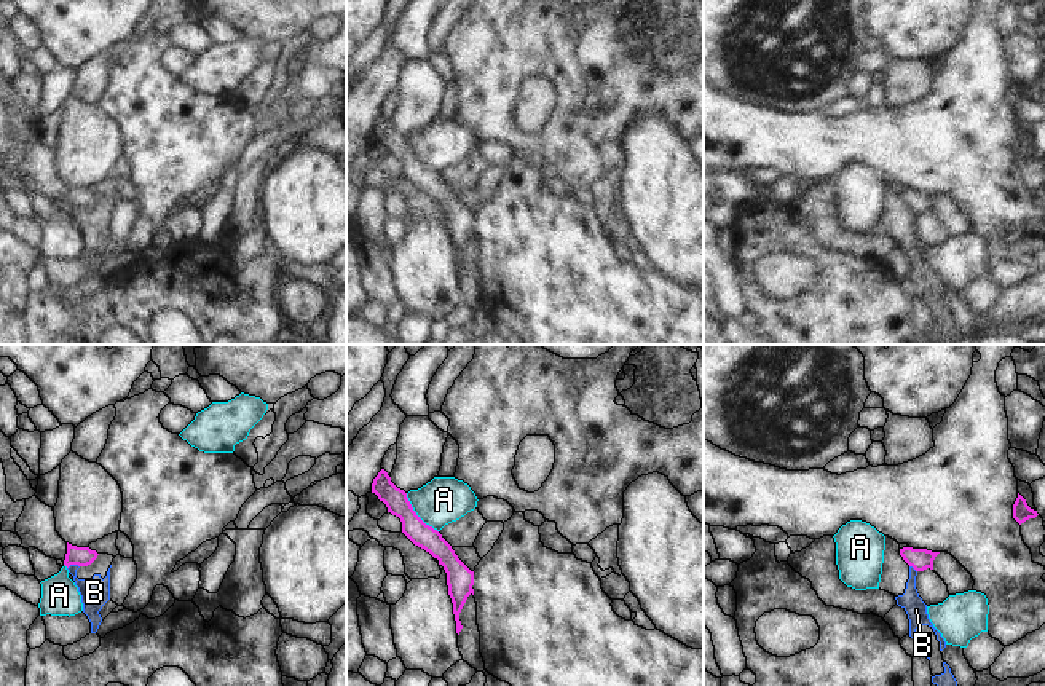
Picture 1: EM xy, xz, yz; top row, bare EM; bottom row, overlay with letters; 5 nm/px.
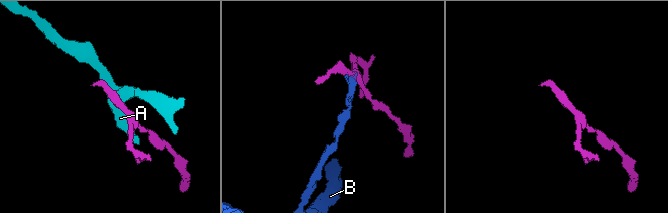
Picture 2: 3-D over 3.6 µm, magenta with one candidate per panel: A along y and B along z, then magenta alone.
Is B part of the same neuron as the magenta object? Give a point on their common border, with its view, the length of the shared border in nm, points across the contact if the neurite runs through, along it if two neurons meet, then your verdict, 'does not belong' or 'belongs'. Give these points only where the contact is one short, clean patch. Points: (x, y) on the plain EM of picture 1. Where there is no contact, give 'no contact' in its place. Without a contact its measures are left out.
contact xy (72, 206); length 70 nm; border xy (78, 208), (67, 211); does not belong

